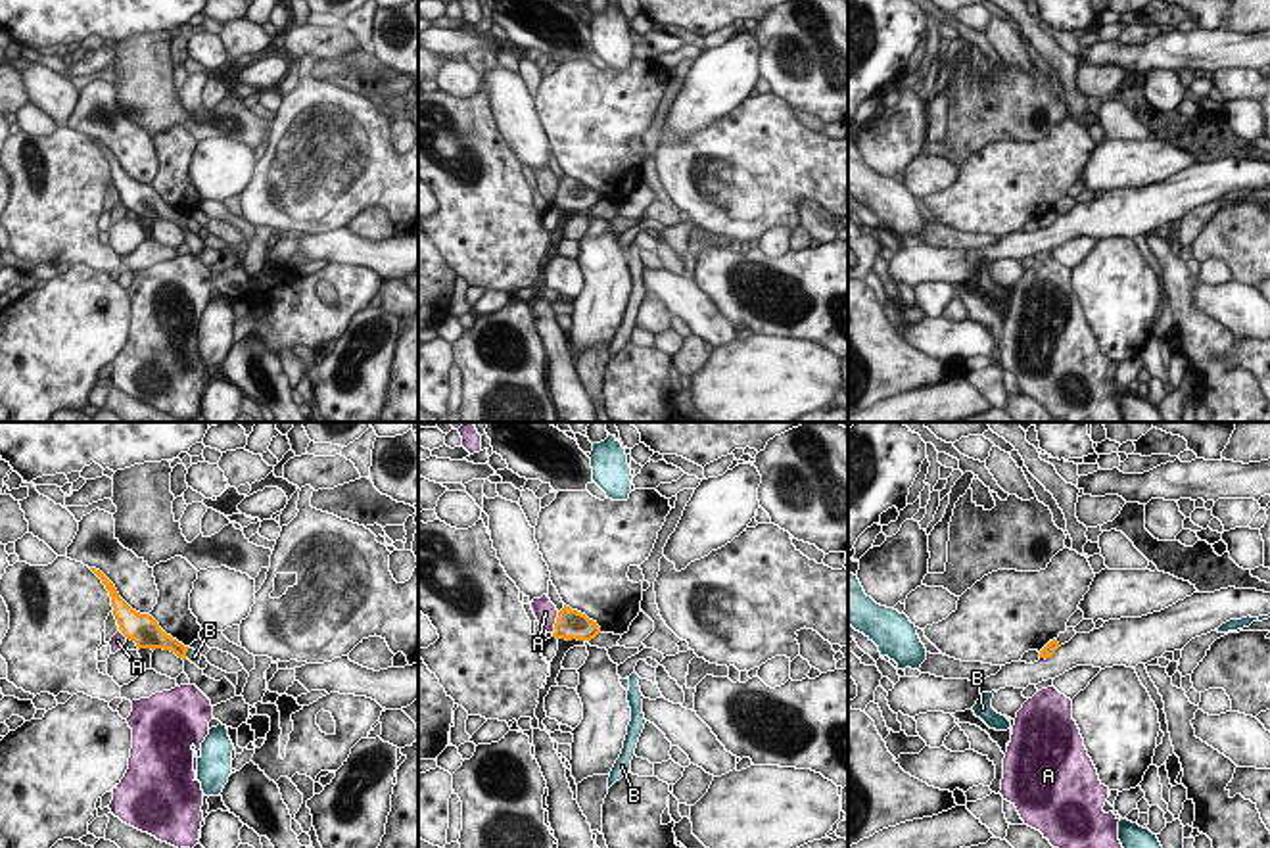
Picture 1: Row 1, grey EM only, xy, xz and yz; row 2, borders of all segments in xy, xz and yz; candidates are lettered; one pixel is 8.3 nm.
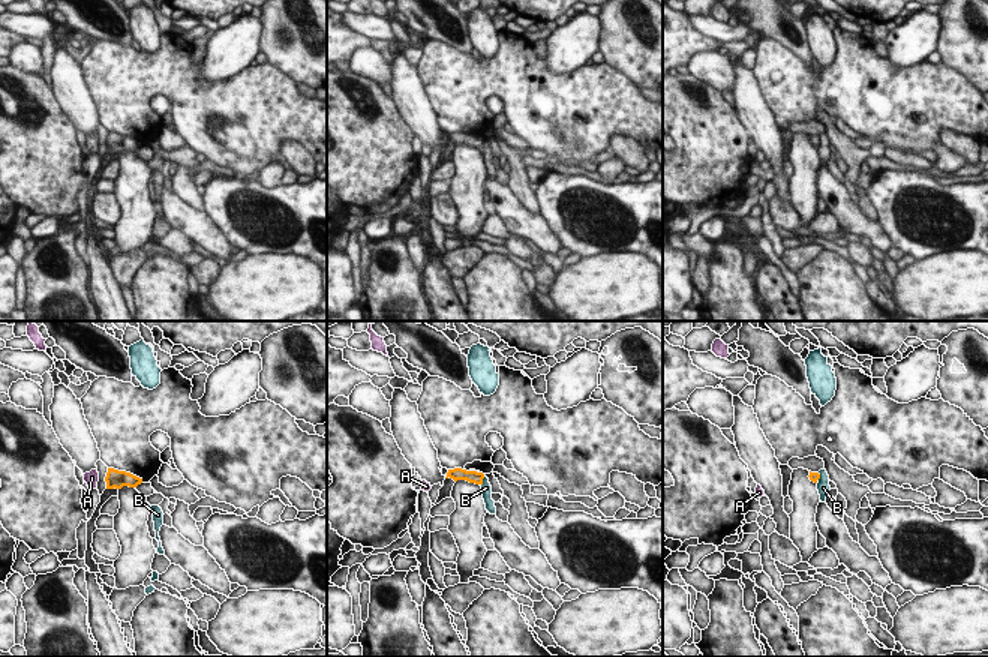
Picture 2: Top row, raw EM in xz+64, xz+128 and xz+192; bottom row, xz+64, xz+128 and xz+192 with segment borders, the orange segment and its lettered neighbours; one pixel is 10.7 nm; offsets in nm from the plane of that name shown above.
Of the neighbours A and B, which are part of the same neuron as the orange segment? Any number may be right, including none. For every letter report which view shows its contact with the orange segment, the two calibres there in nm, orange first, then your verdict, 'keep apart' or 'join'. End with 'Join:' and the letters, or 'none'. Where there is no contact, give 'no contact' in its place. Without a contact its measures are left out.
A: xz | 260/190 nm | keep apart
B: xy | 160/100 nm | keep apart
Join: none

